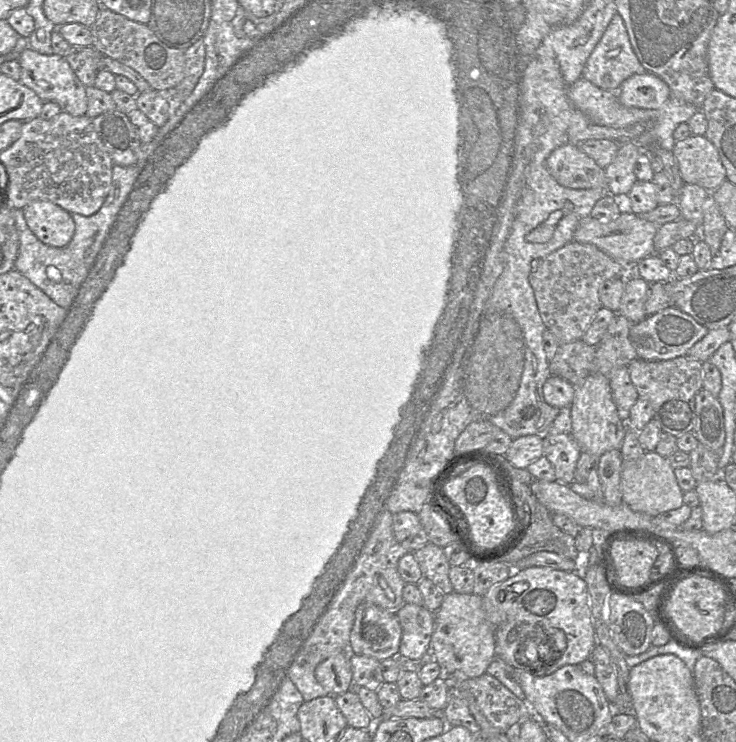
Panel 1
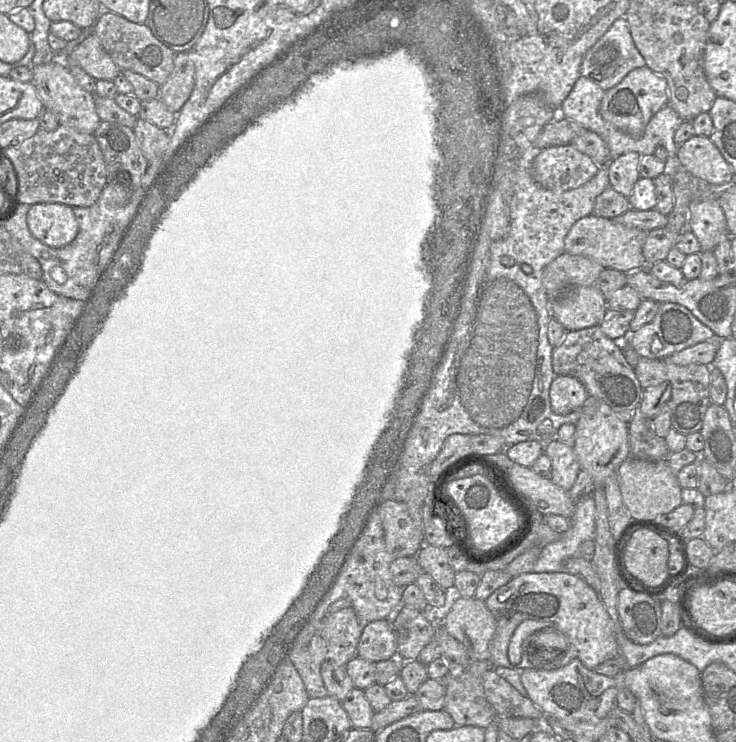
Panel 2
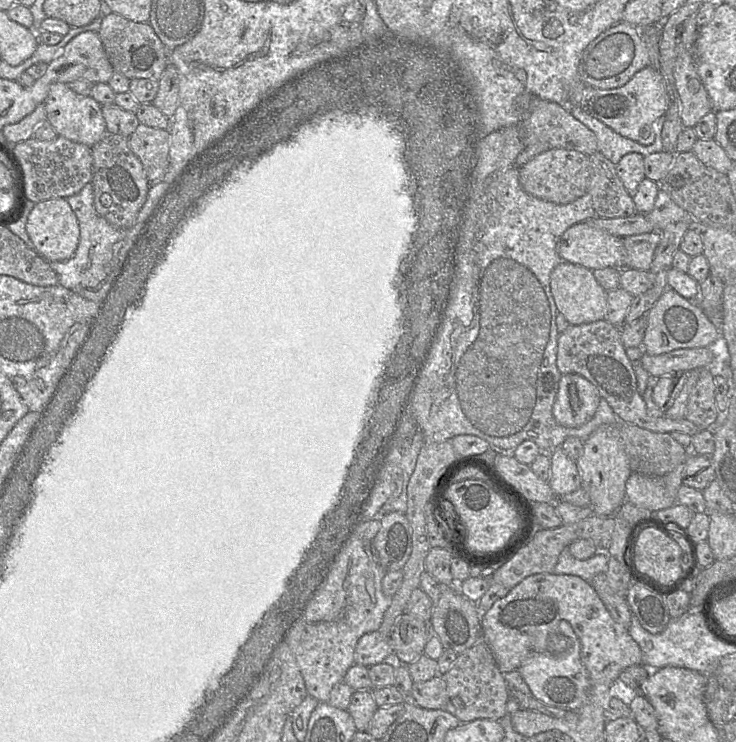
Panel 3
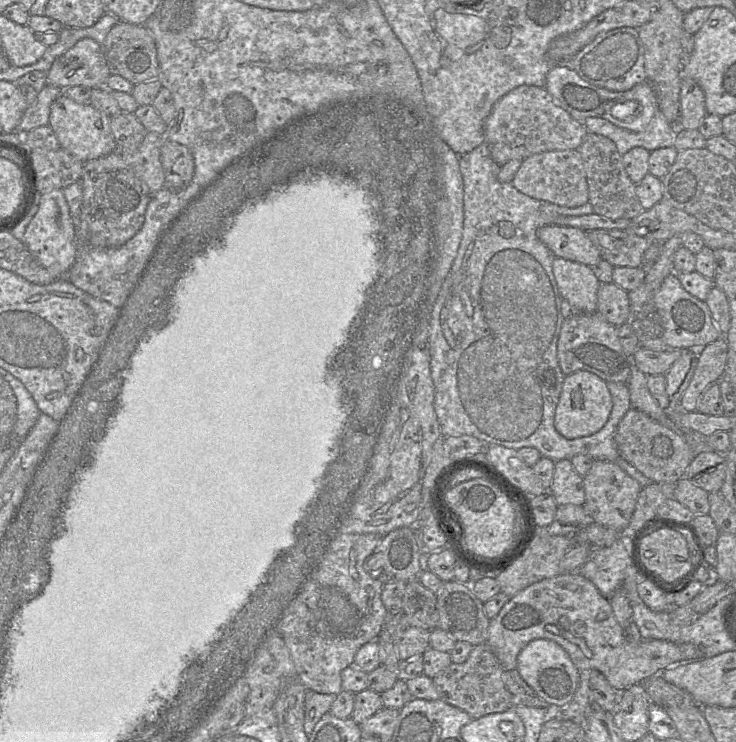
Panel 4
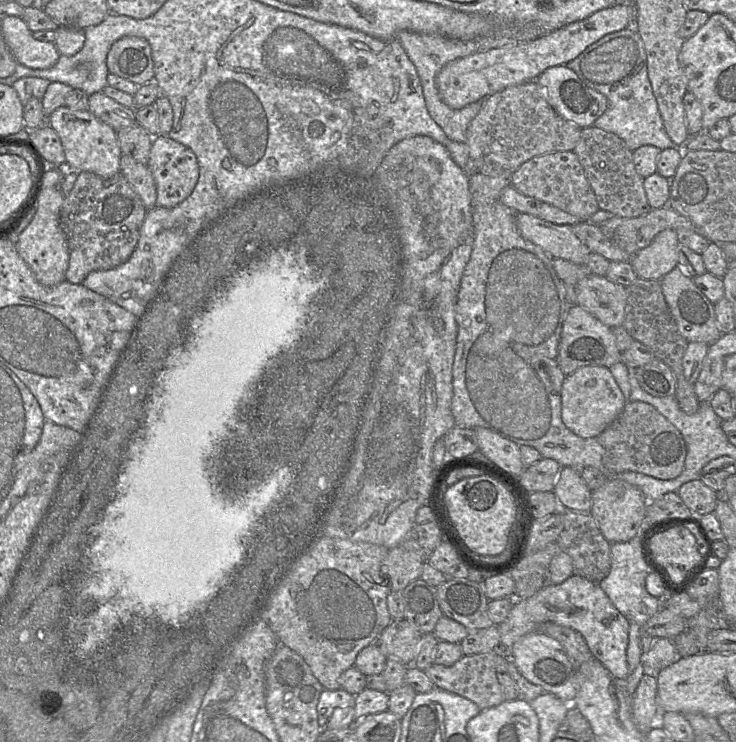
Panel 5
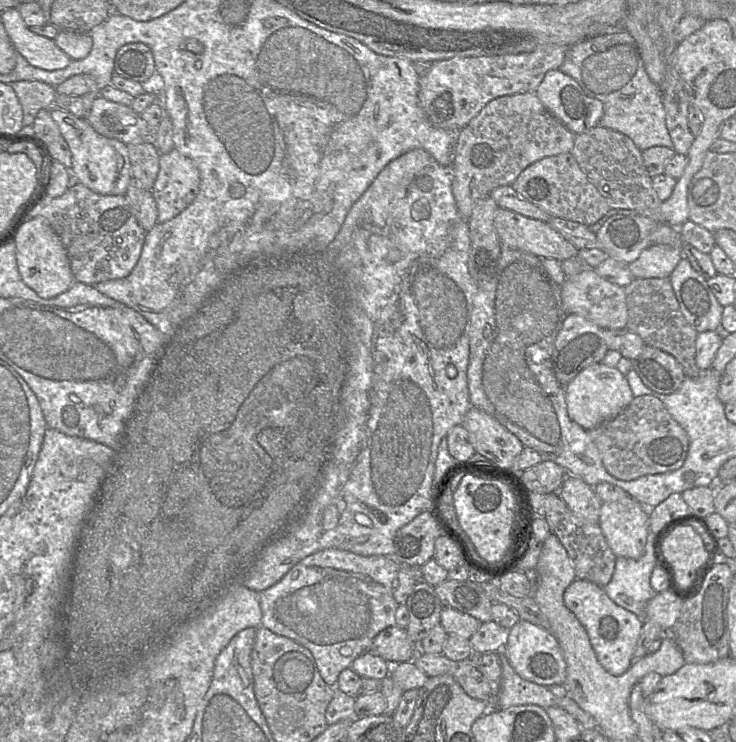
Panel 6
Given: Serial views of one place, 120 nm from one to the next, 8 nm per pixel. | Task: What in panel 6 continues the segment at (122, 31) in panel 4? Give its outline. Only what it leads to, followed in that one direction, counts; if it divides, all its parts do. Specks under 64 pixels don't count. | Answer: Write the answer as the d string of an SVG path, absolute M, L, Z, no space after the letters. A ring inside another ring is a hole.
M143 43L123 45L115 56L114 74L141 84L152 82L156 67L151 49Z

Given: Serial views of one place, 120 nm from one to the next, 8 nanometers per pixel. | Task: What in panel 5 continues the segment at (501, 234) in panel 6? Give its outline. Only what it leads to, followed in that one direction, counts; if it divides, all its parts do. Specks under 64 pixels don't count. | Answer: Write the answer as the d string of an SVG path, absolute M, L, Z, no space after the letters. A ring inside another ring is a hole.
M517 213L516 223L523 238L541 247L552 258L567 260L576 265L585 265L591 251L575 235L572 226L554 224L524 213Z

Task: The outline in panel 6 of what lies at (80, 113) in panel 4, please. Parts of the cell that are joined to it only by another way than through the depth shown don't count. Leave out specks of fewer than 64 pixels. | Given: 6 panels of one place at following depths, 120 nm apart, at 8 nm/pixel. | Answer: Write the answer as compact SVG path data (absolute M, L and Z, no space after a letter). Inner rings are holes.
M56 106L51 109L52 119L59 127L72 154L72 172L90 190L101 195L125 195L132 180L127 145L97 133L88 120L77 117Z

